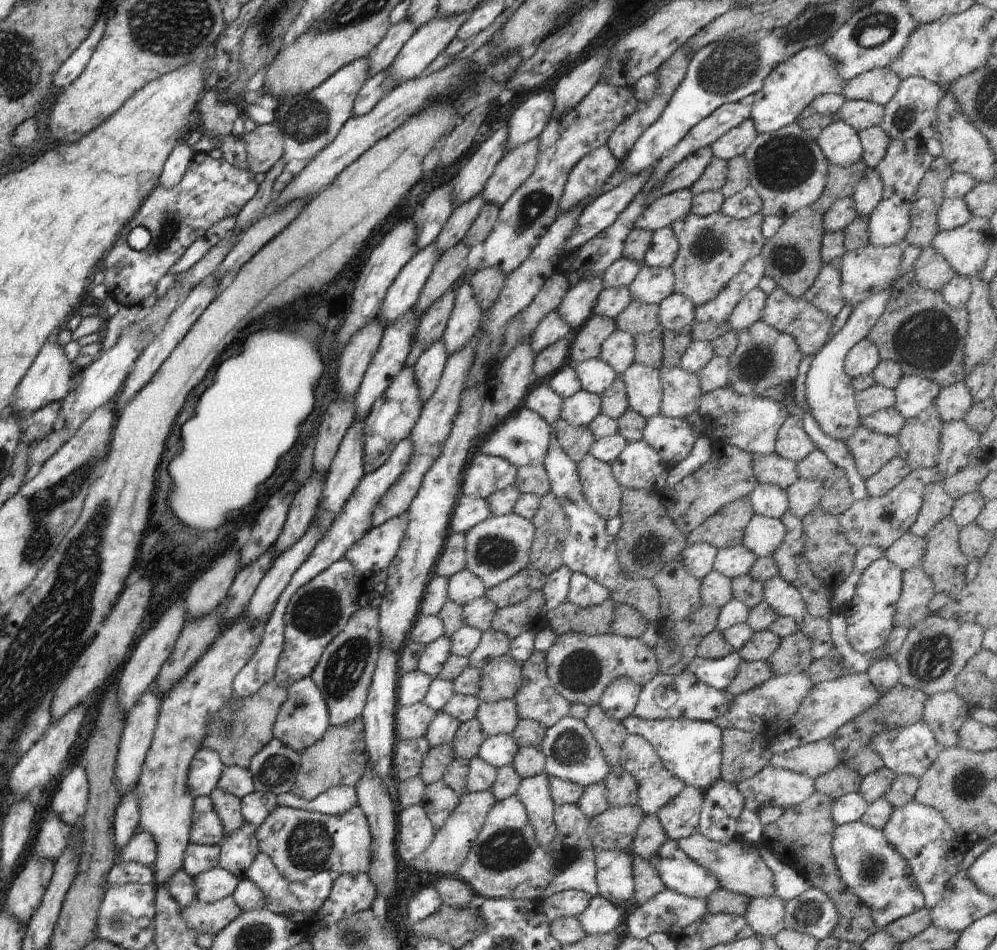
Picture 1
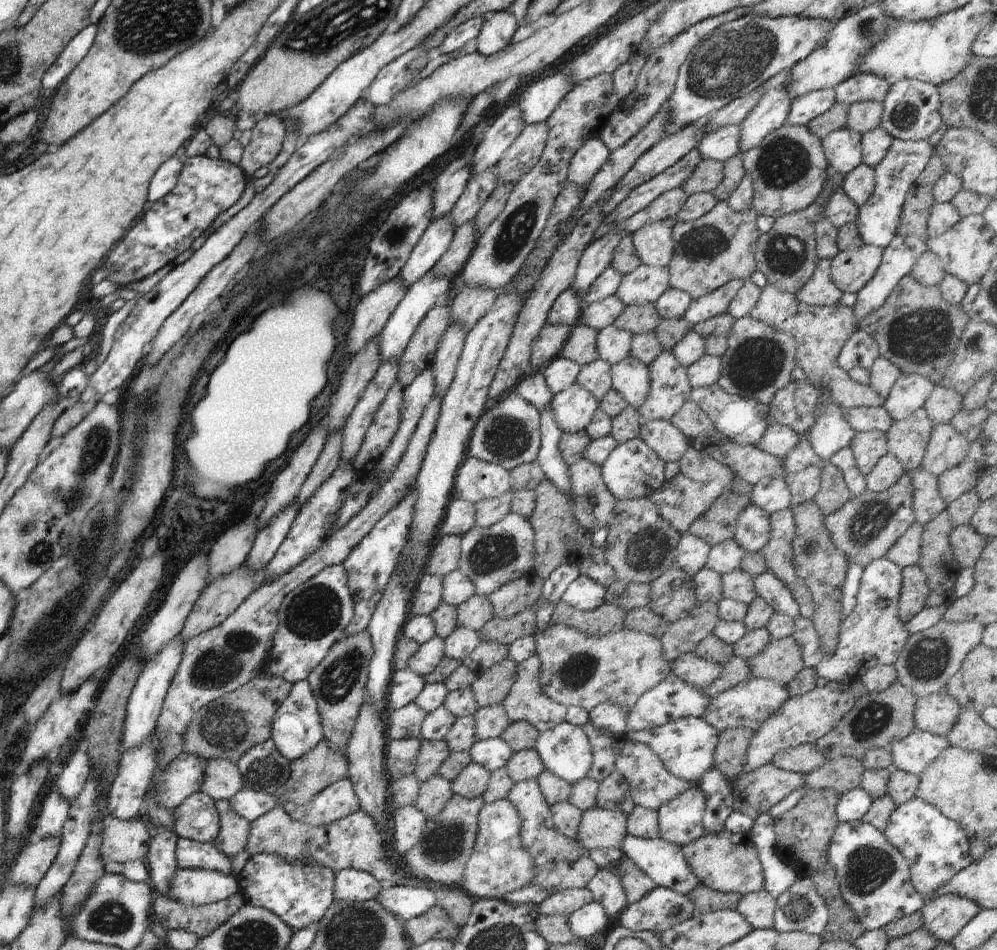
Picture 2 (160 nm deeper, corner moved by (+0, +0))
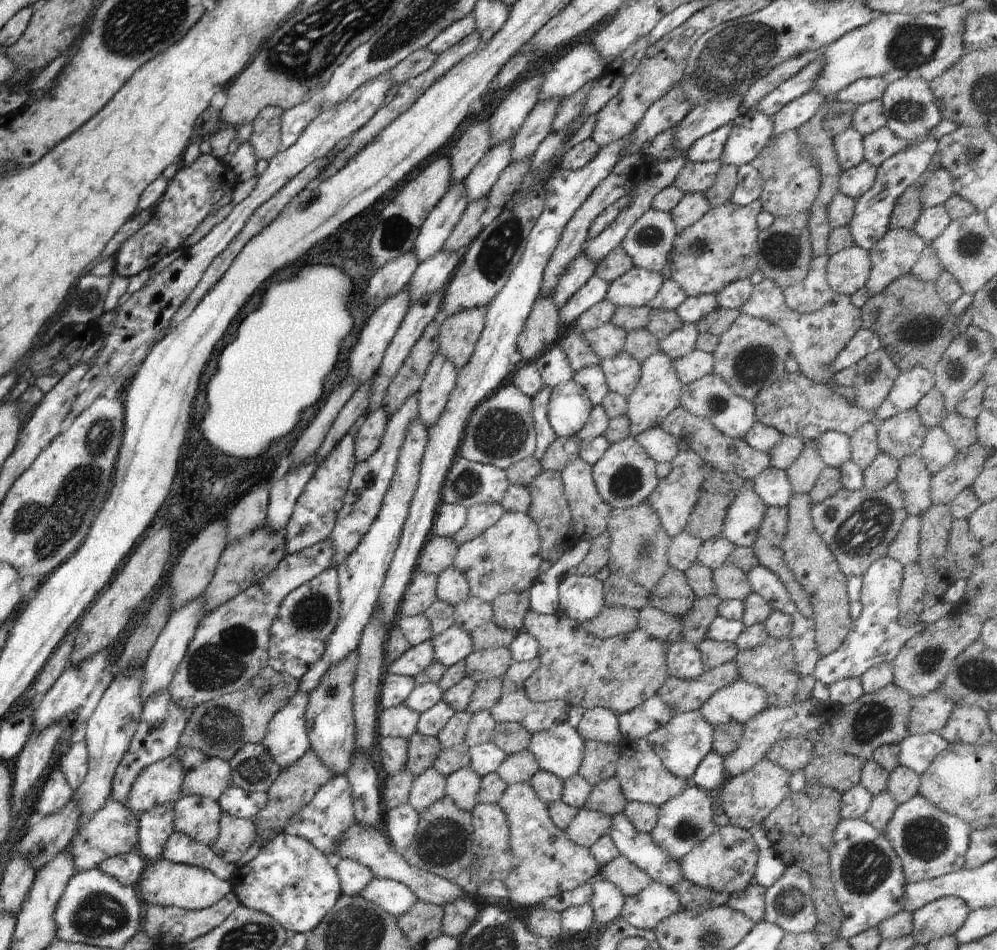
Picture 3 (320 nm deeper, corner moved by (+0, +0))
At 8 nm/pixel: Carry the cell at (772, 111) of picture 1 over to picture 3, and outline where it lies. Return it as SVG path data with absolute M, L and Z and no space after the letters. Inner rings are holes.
M749 109L731 123L730 136L719 162L727 166L755 164L760 150L766 147L774 132L773 116Z

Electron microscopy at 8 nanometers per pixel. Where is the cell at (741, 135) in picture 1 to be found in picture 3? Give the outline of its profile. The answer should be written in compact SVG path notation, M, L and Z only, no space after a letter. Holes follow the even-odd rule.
M729 123L696 140L687 152L688 159L696 163L719 161L730 136L730 130L731 124Z

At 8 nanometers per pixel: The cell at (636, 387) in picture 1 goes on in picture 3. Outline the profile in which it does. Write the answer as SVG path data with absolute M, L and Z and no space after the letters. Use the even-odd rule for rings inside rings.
M625 351L613 358L601 360L599 366L604 372L606 383L611 392L628 398L641 376L641 363Z

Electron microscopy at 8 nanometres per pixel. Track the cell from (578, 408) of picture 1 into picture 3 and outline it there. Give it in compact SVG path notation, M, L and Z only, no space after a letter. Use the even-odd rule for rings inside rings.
M575 381L558 384L549 397L547 416L550 427L558 437L577 435L592 413L588 390Z

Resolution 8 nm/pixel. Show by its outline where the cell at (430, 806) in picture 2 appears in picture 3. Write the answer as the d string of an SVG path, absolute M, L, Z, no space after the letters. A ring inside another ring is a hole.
M434 768L415 778L408 804L418 813L428 810L434 802L446 796L446 780Z

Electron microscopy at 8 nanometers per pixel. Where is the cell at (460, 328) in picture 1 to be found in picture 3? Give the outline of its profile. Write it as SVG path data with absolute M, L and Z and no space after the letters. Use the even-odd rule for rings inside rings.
M440 352L434 354L417 393L420 404L418 417L426 427L430 428L440 420L440 414L444 412L450 394L456 388L458 373L446 356Z

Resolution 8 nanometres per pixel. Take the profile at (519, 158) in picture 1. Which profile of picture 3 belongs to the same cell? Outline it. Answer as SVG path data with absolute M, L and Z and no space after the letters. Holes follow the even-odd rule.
M544 100L538 102L534 109L528 114L526 121L522 124L520 130L512 138L512 162L520 162L526 158L532 158L540 147L540 144L546 139L546 136L552 131L552 122L556 116L556 110L560 106L561 100Z

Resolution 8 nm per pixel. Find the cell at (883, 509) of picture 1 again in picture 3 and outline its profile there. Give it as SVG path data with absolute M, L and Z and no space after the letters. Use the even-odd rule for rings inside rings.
M898 482L888 484L885 488L876 491L867 490L863 487L858 491L840 490L832 498L826 498L820 504L812 505L812 522L818 532L818 536L826 542L830 552L834 554L840 571L848 578L853 576L863 576L872 562L880 558L887 557L888 550L902 528L902 522L909 516L905 513L906 502L902 495L902 490Z

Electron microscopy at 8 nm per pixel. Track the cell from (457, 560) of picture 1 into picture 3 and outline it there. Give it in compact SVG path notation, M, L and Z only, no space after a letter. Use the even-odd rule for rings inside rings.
M431 535L418 558L418 570L432 575L442 574L444 570L453 567L458 549L452 537Z

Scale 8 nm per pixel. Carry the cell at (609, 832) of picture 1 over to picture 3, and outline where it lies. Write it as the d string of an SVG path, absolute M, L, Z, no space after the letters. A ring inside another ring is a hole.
M583 808L566 828L565 834L574 844L590 849L602 836L609 835L610 830L612 817Z

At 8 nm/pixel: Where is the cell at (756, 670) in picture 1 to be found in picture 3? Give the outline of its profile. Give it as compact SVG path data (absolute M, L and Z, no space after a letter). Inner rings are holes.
M734 660L708 670L700 678L694 678L694 680L668 677L662 688L658 690L657 696L661 696L663 704L674 708L674 715L699 711L712 694L740 679L740 670Z

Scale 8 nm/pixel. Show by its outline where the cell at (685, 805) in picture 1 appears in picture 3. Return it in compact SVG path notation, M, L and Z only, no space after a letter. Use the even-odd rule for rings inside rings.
M691 783L682 794L668 800L659 808L656 827L650 836L656 842L656 846L668 850L674 860L682 860L686 854L689 854L696 846L700 846L710 834L713 834L717 827L712 820L712 797L709 792L702 790L697 785Z

